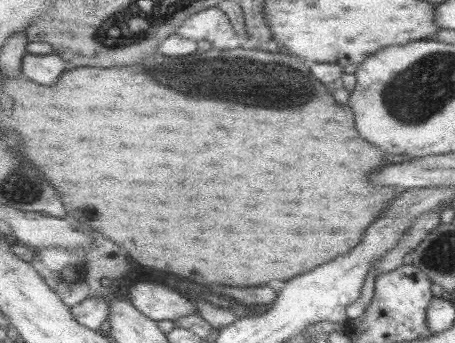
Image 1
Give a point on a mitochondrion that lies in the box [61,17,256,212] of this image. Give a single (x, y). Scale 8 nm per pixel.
(100, 43)

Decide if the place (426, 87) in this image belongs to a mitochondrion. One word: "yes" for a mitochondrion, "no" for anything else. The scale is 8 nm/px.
yes

